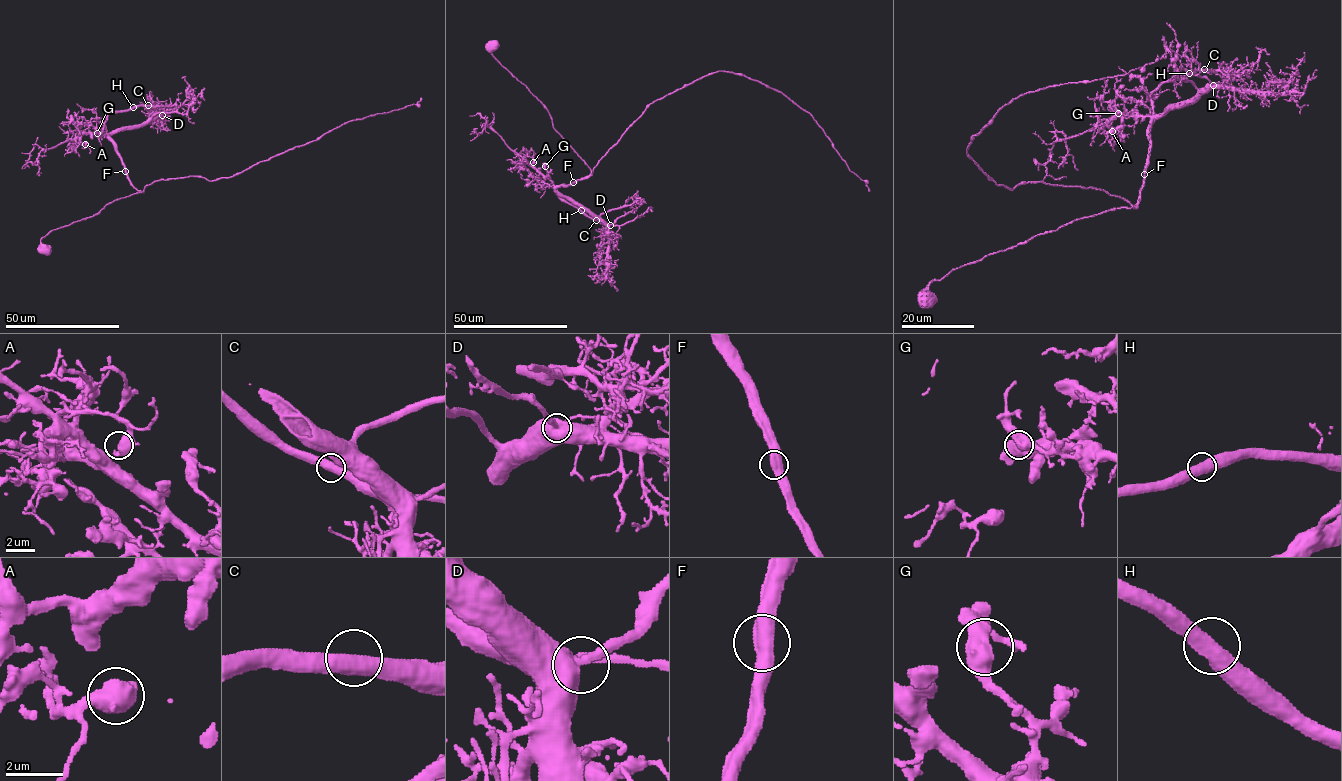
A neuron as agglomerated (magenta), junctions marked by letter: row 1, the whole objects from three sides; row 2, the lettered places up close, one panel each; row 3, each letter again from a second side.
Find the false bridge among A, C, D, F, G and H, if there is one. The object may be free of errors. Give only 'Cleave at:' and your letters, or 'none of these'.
Cleave at: none of these

